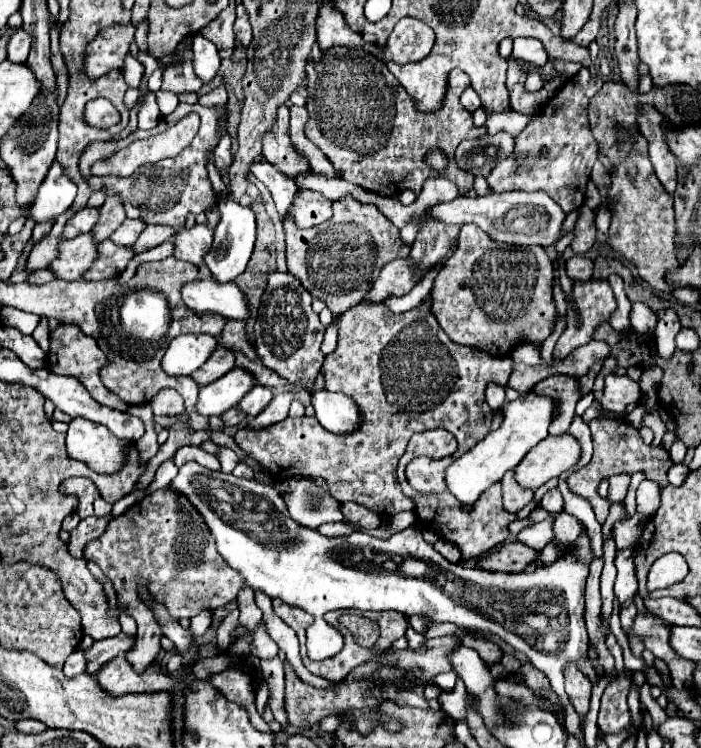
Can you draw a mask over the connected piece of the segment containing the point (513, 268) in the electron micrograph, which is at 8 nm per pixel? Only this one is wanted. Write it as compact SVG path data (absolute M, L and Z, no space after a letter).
M476 225L462 227L460 245L438 273L430 295L434 315L446 335L490 355L508 357L518 343L544 341L554 327L552 261L548 253L540 247L534 247L534 257L522 257L522 251L506 251L502 243L488 241Z

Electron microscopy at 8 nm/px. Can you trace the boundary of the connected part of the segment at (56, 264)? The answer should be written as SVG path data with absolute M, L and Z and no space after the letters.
M84 233L80 237L62 241L58 245L58 257L50 263L50 271L56 279L62 281L78 281L82 279L82 273L94 263L96 245L90 241L90 233Z

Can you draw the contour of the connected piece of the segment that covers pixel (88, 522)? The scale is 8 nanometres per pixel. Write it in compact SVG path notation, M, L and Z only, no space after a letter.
M114 515L110 517L86 517L78 523L78 527L72 531L70 537L70 545L68 551L72 557L82 557L82 545L86 545L86 541L92 541L94 537L102 535L102 529L106 529L108 521L112 521Z

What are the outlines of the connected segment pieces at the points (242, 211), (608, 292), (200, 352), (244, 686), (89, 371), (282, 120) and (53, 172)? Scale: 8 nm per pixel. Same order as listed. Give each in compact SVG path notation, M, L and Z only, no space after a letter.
M224 195L220 199L220 223L214 229L214 241L210 245L210 251L204 255L204 265L210 269L210 275L216 283L228 283L234 281L248 265L254 241L256 241L256 219L250 207L242 207L232 197Z
M578 281L578 283L574 283L574 303L578 305L578 311L568 309L566 331L560 335L560 339L556 343L556 349L554 349L556 359L564 359L572 349L588 343L592 339L594 329L602 321L608 321L610 315L616 309L616 299L614 299L614 293L612 293L612 287L610 287L608 281L584 281L584 283Z
M178 335L172 339L172 343L168 345L164 357L162 357L162 369L168 375L190 375L194 369L200 369L206 359L210 357L210 353L216 347L216 339L212 335Z
M230 667L230 669L210 677L210 681L214 683L214 687L218 687L226 695L226 699L246 707L254 727L258 727L260 731L268 731L268 723L256 713L256 705L254 705L256 699L254 699L254 691L250 687L250 675L246 671L242 671L238 667Z
M58 323L58 327L50 331L50 351L48 351L50 371L56 373L56 375L76 377L76 379L88 389L88 393L92 395L94 401L98 401L100 405L108 405L108 407L112 407L112 409L118 409L118 411L126 411L128 405L126 405L118 395L110 393L110 391L102 385L102 381L100 381L100 377L98 377L98 363L102 363L104 357L106 357L106 355L100 351L100 347L96 345L96 341L94 341L92 337L84 335L84 333L78 329L78 325L74 325L74 323Z
M280 105L274 125L264 133L262 153L266 161L270 161L276 169L290 173L294 177L294 173L310 171L310 167L306 165L306 161L302 161L302 157L298 157L298 153L294 153L294 147L290 145L290 137L286 133L286 121L288 121L288 107Z
M54 161L50 171L44 177L38 197L32 205L34 221L40 223L50 217L58 217L62 211L66 211L74 203L74 197L76 197L74 181L64 173L62 165L58 161Z

